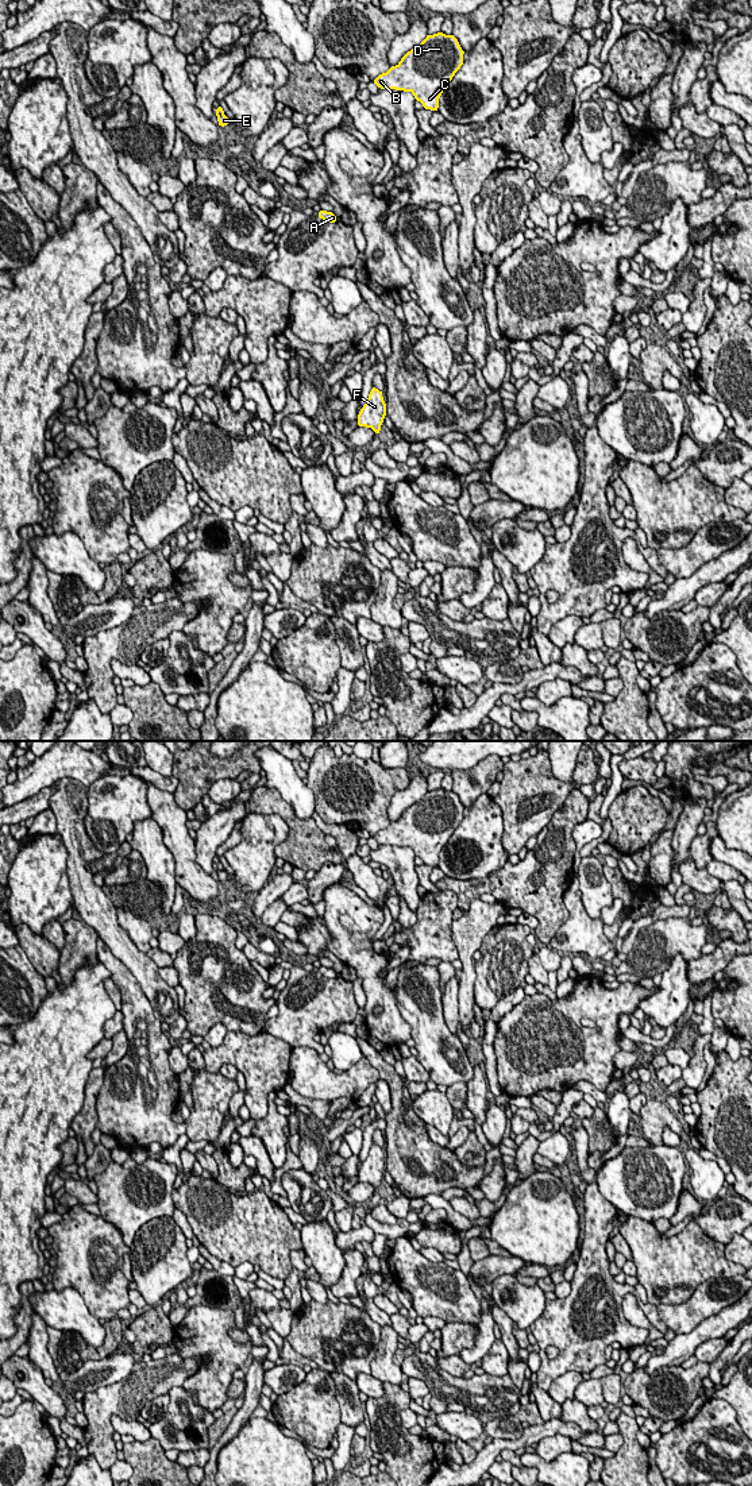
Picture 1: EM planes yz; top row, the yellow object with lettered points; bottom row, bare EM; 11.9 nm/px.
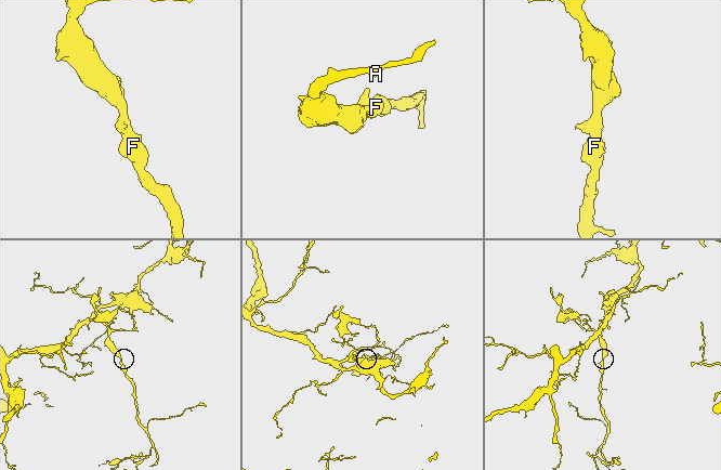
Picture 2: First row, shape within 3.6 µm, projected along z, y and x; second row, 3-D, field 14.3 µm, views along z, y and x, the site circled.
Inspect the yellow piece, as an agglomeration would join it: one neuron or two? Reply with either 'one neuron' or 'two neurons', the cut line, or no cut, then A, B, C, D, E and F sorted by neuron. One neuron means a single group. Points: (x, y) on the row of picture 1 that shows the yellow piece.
two neurons; cut yz (216, 112), (223, 115); groups A B C D F / E

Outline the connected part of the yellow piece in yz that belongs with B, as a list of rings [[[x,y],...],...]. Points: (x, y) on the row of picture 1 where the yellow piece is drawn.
[[[427,35],[374,84],[381,89],[410,92],[425,109],[437,111],[443,90],[463,65],[463,54],[454,35]]]

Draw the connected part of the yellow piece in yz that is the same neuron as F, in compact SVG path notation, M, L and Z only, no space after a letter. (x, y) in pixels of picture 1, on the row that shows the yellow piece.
M373 387L366 404L358 414L358 425L371 428L375 433L379 433L385 416L386 404L382 391Z

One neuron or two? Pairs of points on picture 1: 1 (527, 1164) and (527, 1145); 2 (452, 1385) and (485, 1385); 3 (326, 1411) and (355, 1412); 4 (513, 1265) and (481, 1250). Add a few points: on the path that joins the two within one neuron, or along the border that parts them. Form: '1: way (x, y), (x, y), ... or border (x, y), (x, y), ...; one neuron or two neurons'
1: way (527, 1160), (527, 1149); one neuron
2: way (461, 1385), (477, 1385); one neuron
3: border (332, 1380), (336, 1388), (336, 1401), (342, 1421); two neurons
4: border (489, 1254), (474, 1262); two neurons

